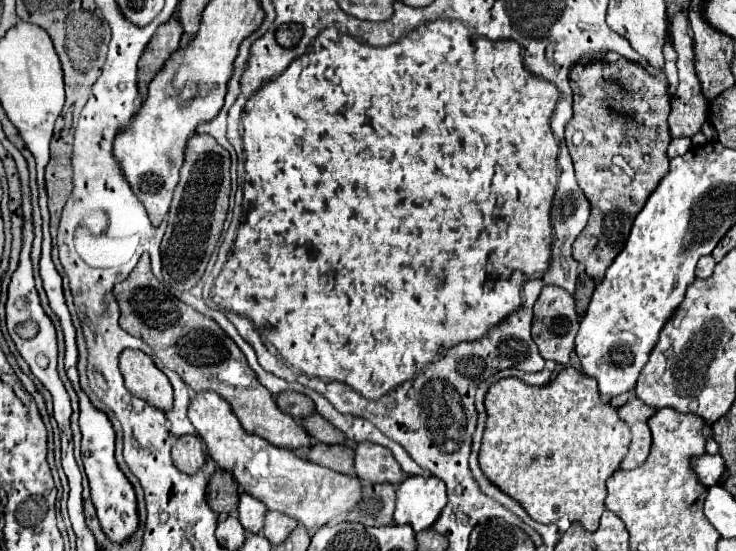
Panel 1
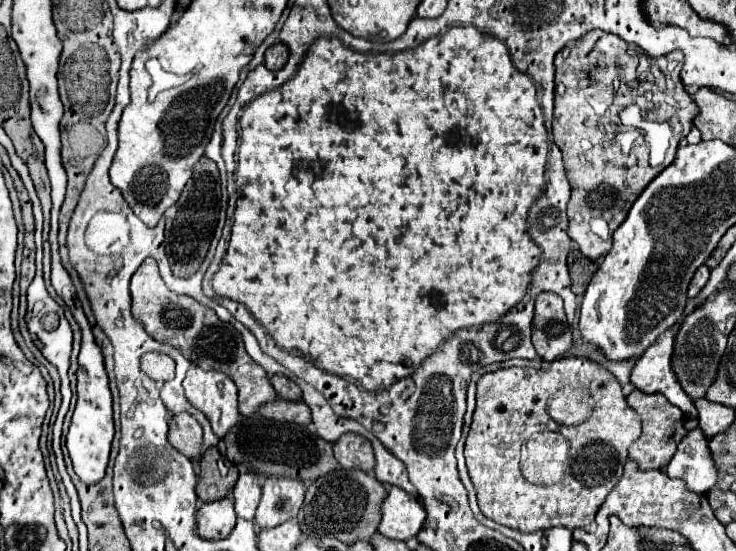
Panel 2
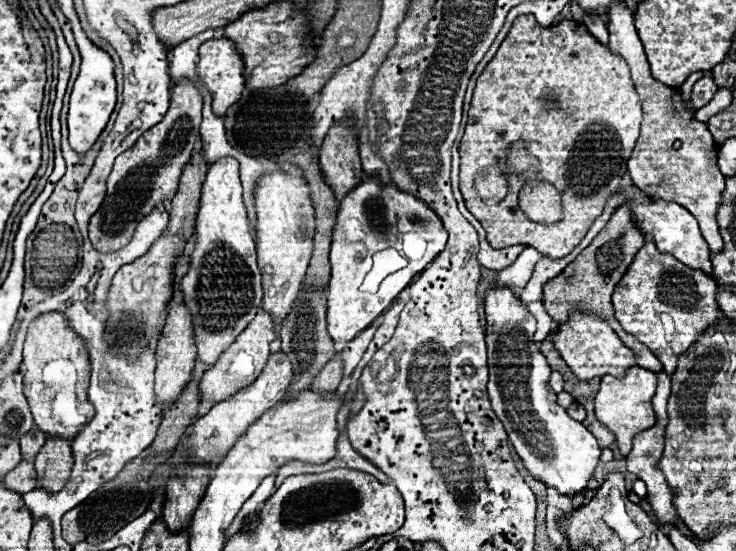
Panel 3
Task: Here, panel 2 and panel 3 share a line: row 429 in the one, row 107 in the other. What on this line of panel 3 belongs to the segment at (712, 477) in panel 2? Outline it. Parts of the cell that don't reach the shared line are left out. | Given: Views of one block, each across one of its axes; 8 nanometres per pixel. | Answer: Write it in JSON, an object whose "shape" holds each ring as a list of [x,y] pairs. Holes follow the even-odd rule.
{"shape":[[[708,72],[706,76],[702,76],[692,88],[692,104],[694,104],[694,108],[704,106],[708,102],[708,98],[712,98],[712,94],[716,94],[716,90],[718,90],[718,86],[716,86],[712,74]]]}

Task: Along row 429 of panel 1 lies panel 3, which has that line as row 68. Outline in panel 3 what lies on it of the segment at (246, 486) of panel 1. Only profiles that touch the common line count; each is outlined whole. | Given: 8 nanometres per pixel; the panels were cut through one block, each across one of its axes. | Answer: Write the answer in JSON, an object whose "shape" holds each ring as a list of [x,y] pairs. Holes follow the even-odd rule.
{"shape":[[[226,38],[208,40],[208,42],[204,42],[200,46],[196,74],[202,80],[202,84],[208,88],[208,92],[212,94],[212,112],[218,118],[224,118],[228,108],[234,106],[240,100],[240,94],[244,90],[244,70],[242,70],[242,66],[244,66],[242,58],[234,50],[234,44],[230,40],[226,40]]]}

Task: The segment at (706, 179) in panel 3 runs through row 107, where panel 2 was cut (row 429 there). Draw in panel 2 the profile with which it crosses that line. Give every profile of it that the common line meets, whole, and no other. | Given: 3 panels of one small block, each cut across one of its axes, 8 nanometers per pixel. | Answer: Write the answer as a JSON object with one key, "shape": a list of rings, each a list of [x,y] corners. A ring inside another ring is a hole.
{"shape":[[[632,390],[628,396],[628,406],[638,412],[642,420],[642,436],[630,446],[630,460],[634,460],[642,470],[662,468],[670,462],[676,452],[678,442],[686,436],[684,414],[680,408],[670,404],[662,394],[644,394],[640,390]]]}

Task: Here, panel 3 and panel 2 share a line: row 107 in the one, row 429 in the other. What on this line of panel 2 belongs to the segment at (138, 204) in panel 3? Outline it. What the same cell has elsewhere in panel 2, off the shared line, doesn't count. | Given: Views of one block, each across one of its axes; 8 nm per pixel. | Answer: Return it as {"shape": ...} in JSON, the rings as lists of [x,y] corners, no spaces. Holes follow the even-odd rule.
{"shape":[[[178,414],[170,420],[168,442],[182,452],[184,456],[200,458],[202,456],[202,426],[190,414]]]}

